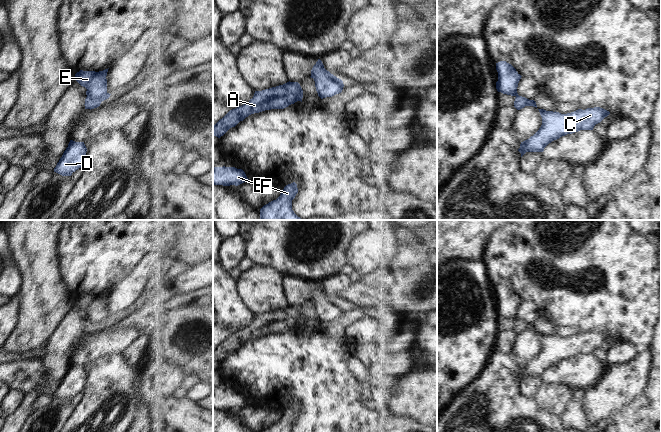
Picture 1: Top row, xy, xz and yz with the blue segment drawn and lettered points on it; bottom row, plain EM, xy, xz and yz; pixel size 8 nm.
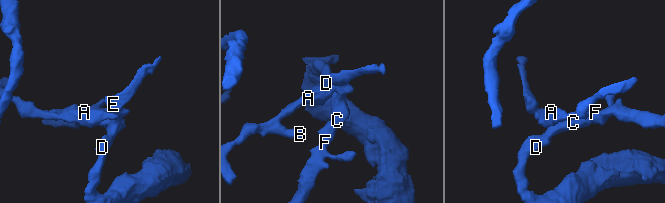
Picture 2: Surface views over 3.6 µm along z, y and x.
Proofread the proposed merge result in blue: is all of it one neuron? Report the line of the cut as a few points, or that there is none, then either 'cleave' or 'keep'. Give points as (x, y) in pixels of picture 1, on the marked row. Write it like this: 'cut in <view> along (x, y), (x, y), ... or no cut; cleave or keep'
cut in xy along (87, 95), (100, 102); cleave

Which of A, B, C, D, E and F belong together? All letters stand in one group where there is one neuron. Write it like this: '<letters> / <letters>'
A B / C D E F

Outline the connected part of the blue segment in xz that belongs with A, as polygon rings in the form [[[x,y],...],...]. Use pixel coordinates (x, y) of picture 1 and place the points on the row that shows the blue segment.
[[[298,82],[255,91],[248,103],[230,110],[213,126],[213,136],[220,138],[251,114],[271,109],[284,109],[297,101],[302,102],[303,90]]]

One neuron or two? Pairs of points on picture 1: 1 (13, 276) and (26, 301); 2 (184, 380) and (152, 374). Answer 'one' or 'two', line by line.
1: two
2: one

